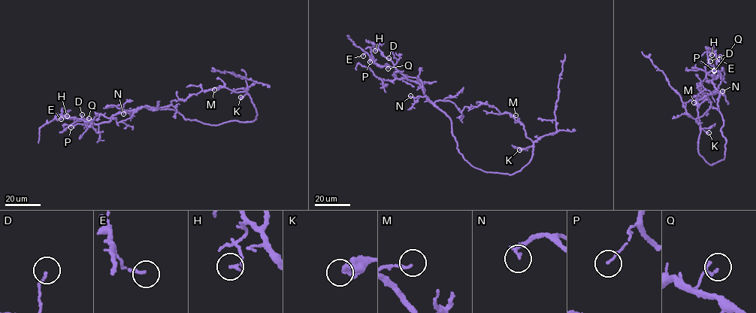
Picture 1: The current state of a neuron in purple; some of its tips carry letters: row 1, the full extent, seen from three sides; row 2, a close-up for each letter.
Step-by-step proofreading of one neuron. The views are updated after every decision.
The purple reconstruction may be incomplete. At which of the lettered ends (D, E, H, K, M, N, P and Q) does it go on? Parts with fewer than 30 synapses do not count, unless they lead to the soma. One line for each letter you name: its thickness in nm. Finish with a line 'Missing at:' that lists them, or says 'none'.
N: 220 nm thick
Missing at: N

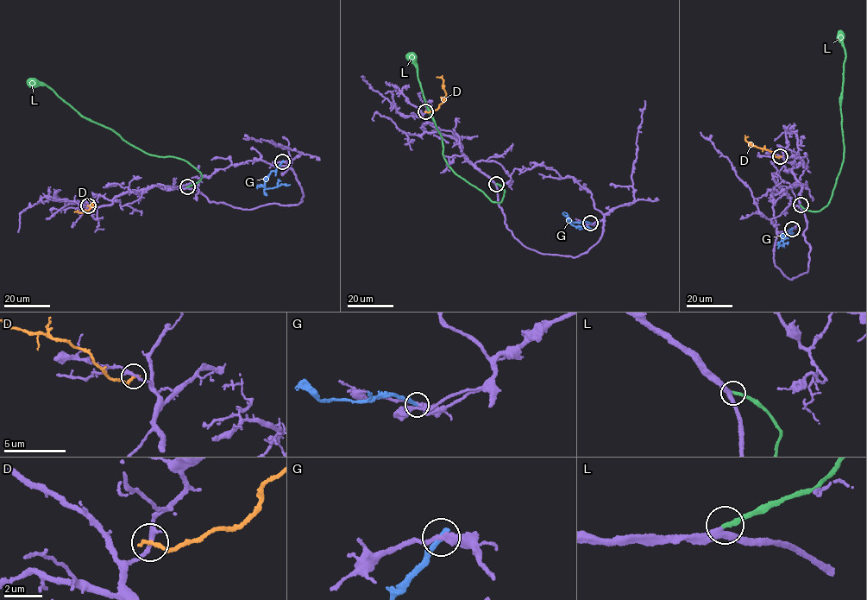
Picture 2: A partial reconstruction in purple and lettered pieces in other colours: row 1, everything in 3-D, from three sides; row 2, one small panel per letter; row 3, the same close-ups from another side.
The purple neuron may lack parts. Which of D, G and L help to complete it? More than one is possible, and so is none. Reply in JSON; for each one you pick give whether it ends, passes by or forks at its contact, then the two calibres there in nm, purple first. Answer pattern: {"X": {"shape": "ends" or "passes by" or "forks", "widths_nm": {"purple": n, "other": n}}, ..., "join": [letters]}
{"L": {"shape": "ends", "widths_nm": {"purple": 340, "other": 240}}, "join": ["L"]}

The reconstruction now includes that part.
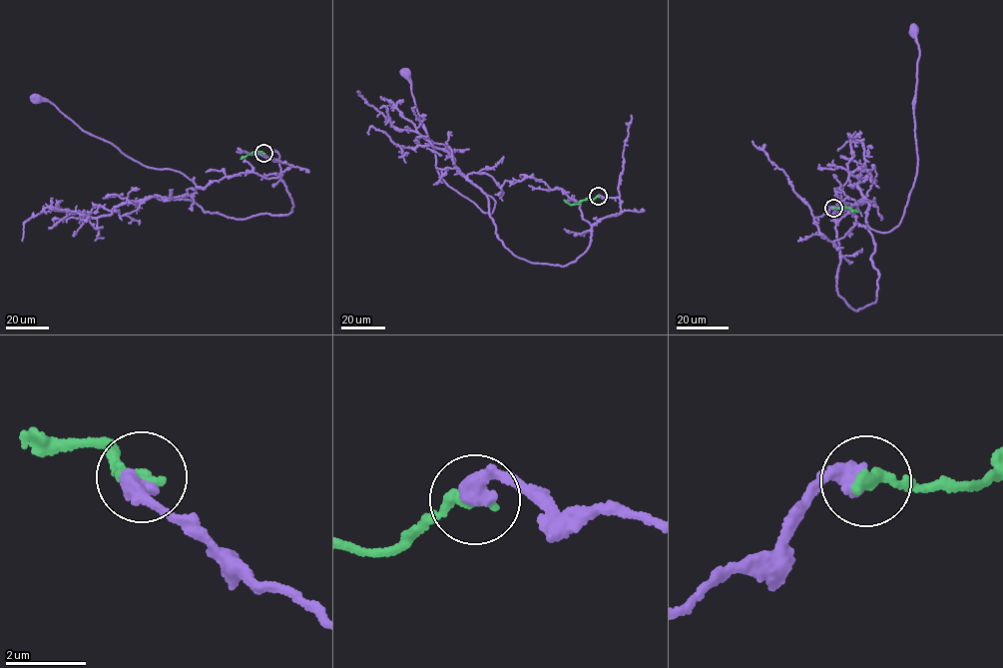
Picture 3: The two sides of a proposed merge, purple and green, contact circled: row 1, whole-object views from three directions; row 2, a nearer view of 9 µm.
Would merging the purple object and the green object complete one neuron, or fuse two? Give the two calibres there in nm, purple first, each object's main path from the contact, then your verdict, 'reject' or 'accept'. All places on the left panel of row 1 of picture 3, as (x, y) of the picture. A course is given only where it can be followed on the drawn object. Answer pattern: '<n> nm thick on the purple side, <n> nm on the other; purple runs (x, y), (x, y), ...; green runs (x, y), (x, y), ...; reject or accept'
500 nm thick on the purple side, 360 nm on the other; purple runs (263, 153), (290, 166), (291, 212), (212, 214), (183, 198), (197, 190), (181, 173), (37, 99); green runs (263, 153), (257, 151), (241, 159); accept

